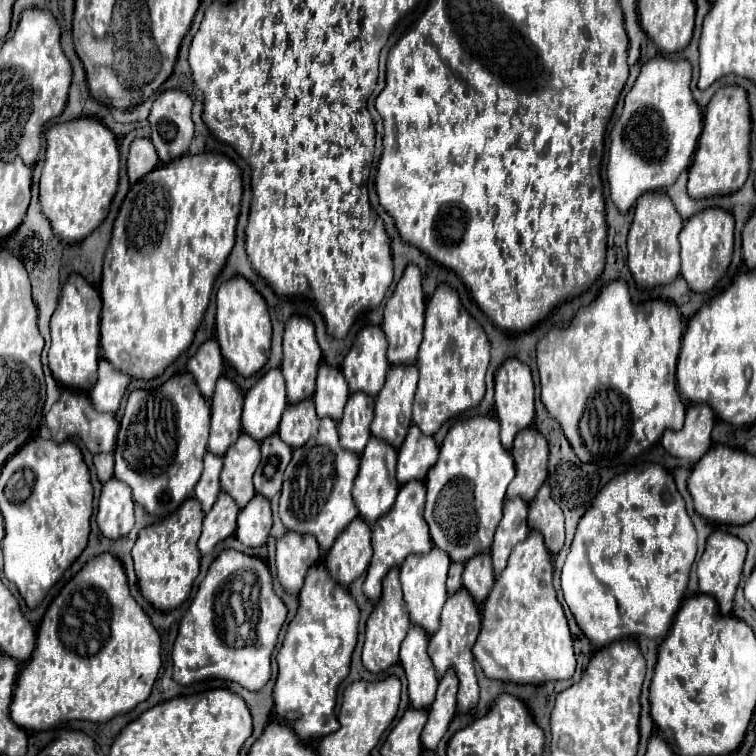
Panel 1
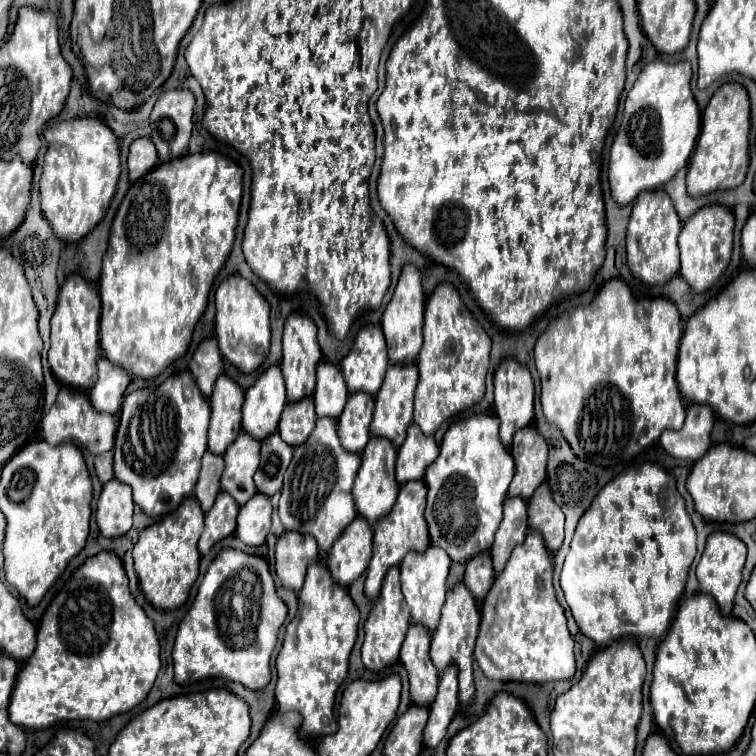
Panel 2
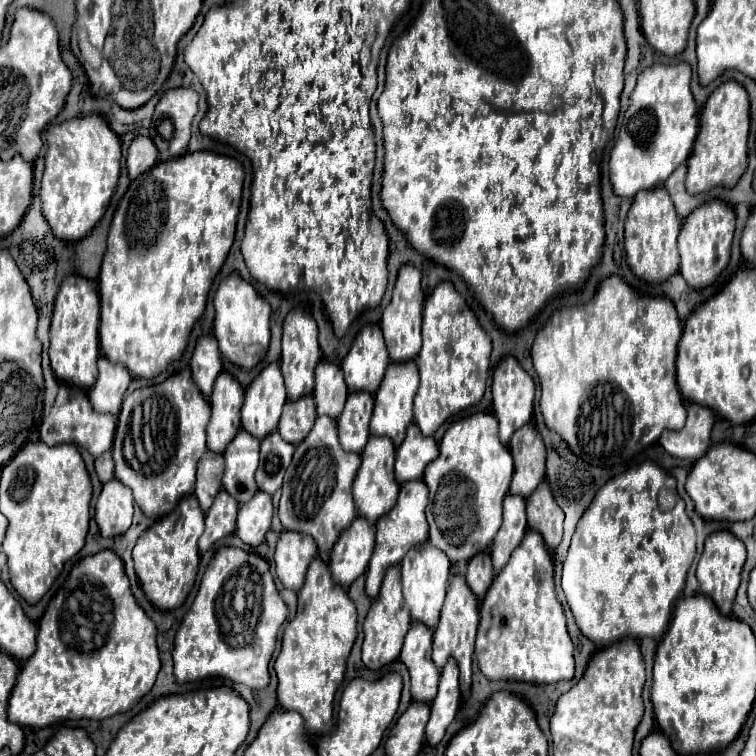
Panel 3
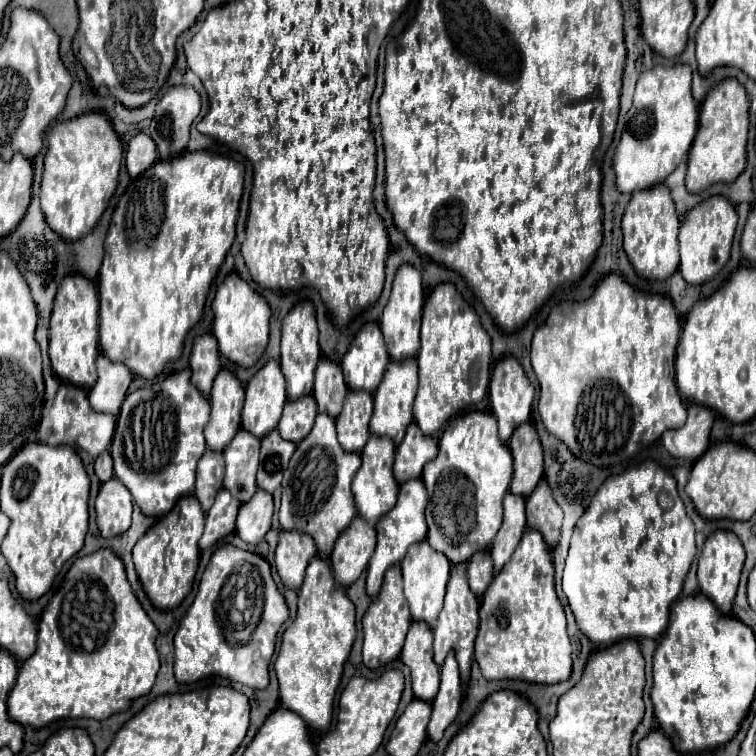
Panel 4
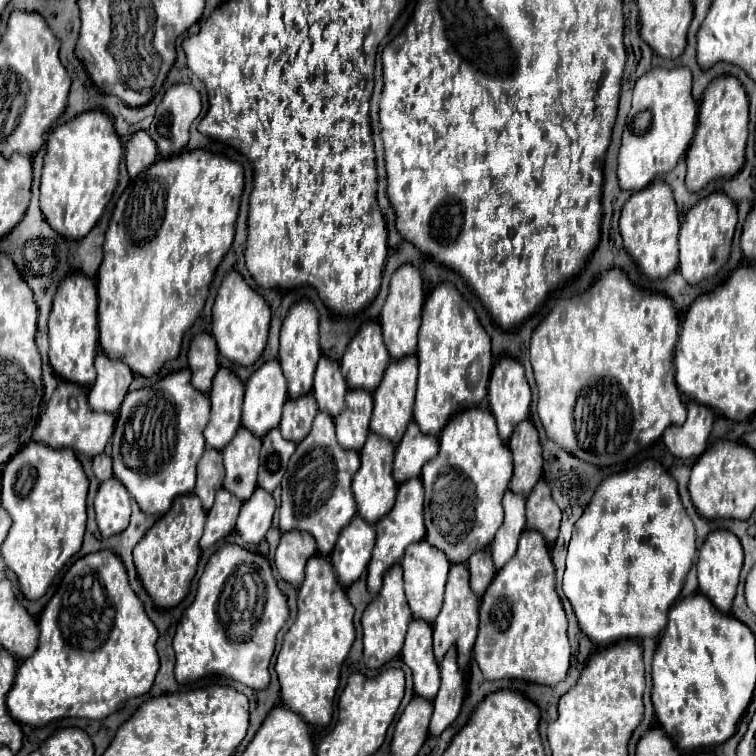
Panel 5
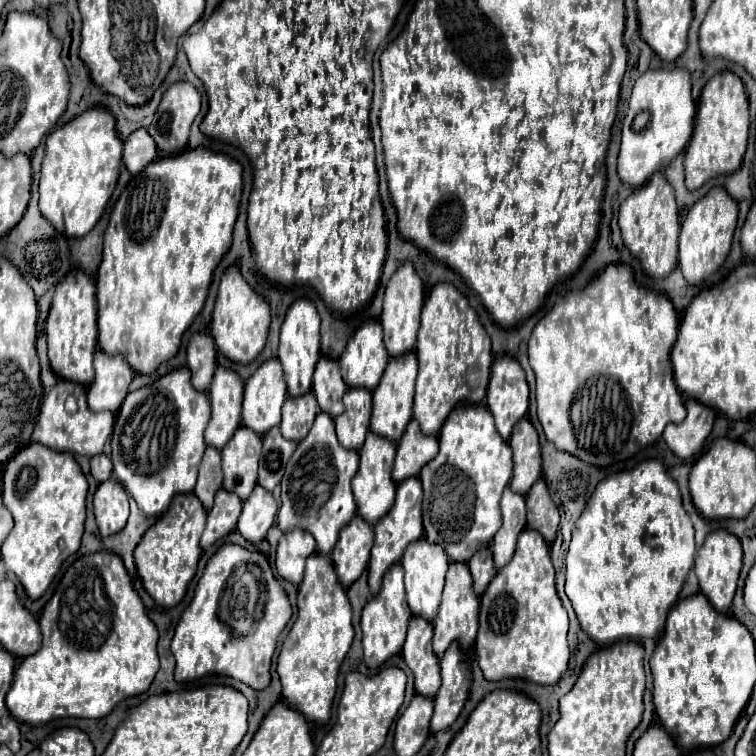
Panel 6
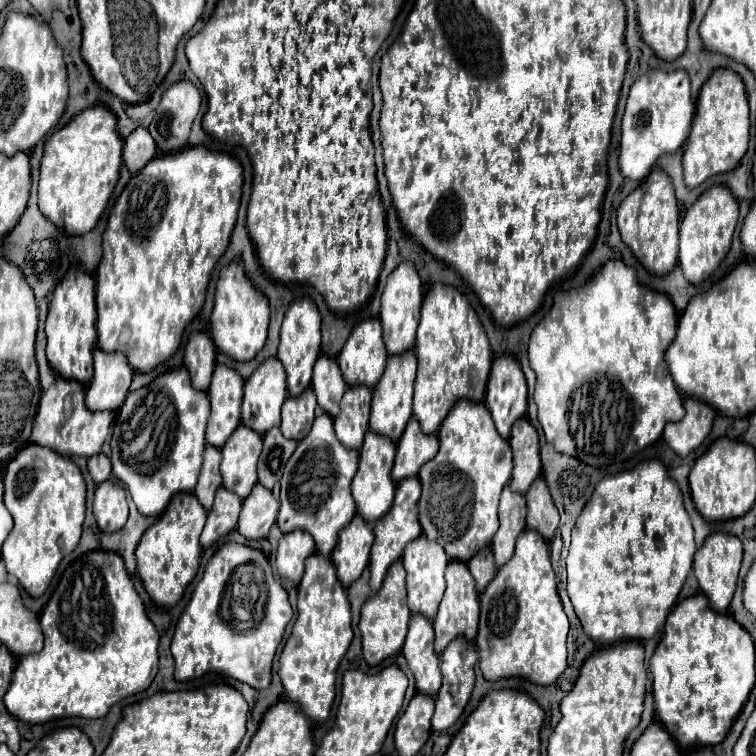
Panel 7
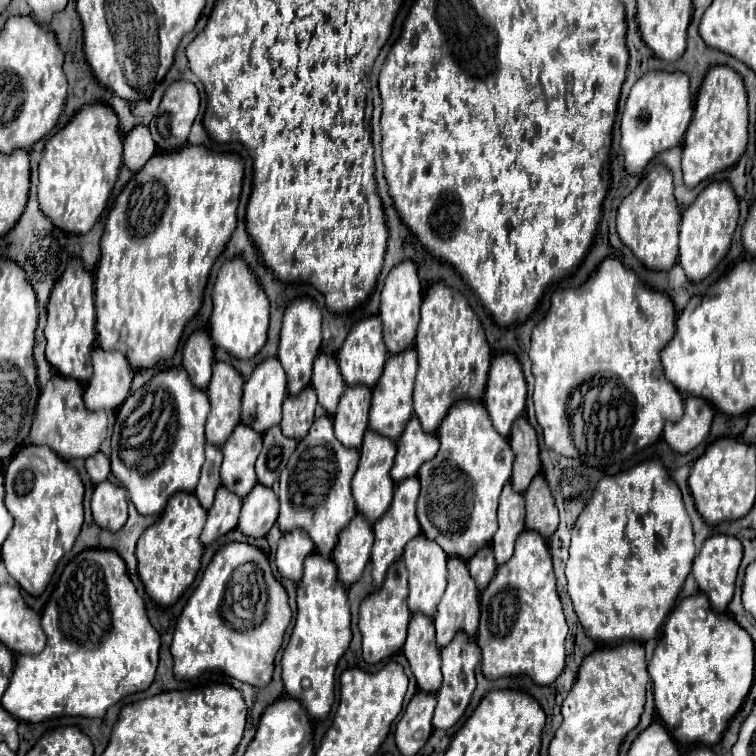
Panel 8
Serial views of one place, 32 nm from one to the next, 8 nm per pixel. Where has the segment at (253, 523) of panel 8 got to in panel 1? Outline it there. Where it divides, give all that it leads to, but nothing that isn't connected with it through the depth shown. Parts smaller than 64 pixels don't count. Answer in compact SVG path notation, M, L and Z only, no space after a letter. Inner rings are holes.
M256 494L244 510L238 514L238 528L236 528L236 538L250 548L258 548L266 544L266 538L272 528L272 512L270 512L270 502L262 496Z

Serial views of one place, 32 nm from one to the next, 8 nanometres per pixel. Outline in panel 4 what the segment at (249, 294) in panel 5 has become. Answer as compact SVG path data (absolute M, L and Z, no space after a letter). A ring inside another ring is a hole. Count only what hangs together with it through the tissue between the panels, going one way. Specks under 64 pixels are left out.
M230 272L216 290L212 310L214 310L212 330L218 340L220 354L238 366L244 366L244 368L254 366L268 346L268 336L270 336L268 302L258 292L254 292L252 286L246 280L242 280L236 272Z

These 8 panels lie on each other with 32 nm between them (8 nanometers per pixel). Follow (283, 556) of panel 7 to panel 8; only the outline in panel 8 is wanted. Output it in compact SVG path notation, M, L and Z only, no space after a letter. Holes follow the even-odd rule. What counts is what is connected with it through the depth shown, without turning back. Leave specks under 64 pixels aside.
M292 530L282 534L276 552L276 568L282 578L300 582L304 570L304 558L314 552L314 542L302 530Z

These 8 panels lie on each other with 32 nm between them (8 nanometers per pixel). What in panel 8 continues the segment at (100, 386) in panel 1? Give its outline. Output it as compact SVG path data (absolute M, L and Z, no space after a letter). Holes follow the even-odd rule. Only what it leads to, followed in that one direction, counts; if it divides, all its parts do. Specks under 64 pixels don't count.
M102 348L92 350L94 374L84 392L84 404L90 410L116 410L128 396L134 376L122 352L106 352Z

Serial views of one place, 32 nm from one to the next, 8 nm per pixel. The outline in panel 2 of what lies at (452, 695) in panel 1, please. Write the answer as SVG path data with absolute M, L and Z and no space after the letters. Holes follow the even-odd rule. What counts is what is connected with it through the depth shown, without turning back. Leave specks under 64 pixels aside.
M448 666L440 676L436 700L430 704L430 718L424 728L424 744L436 748L458 710L458 670Z

